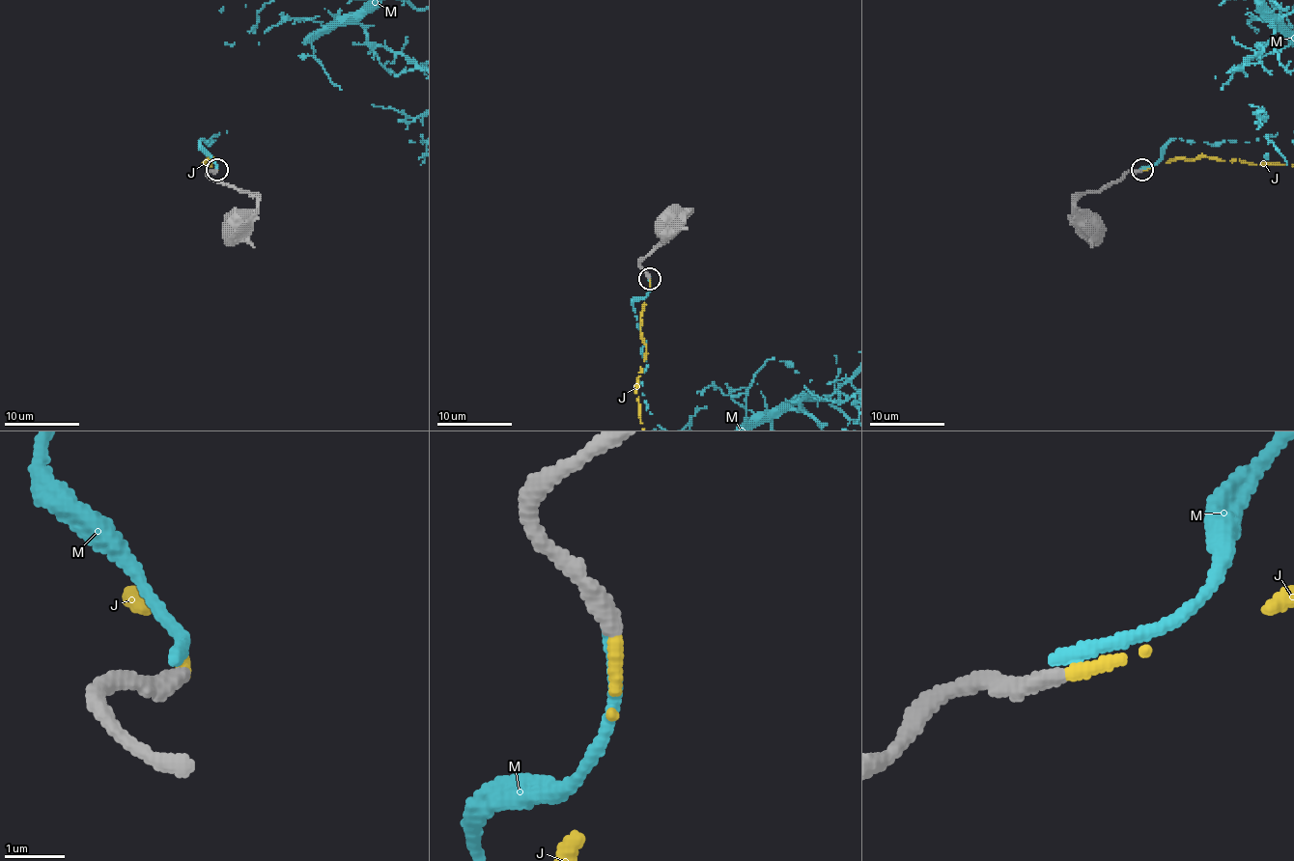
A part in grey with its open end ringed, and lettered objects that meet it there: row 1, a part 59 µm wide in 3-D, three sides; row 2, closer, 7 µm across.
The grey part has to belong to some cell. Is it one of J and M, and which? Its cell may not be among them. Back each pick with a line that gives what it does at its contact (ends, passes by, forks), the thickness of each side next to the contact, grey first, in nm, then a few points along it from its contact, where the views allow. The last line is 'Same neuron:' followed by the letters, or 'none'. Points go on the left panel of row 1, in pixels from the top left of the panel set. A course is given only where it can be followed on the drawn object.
J: it ends | 320/240 nm
Same neuron: J

